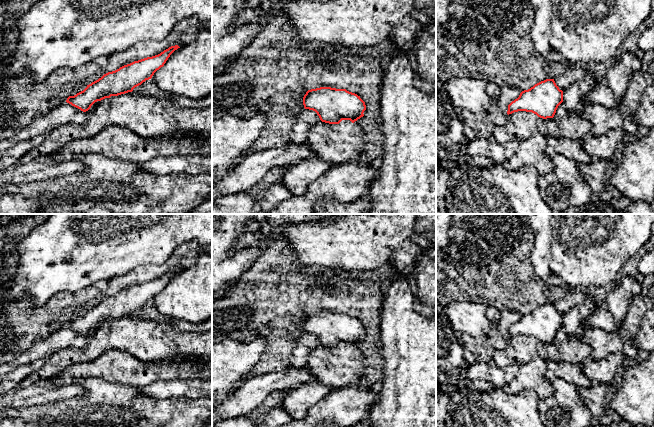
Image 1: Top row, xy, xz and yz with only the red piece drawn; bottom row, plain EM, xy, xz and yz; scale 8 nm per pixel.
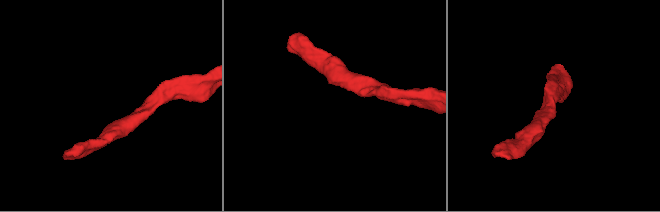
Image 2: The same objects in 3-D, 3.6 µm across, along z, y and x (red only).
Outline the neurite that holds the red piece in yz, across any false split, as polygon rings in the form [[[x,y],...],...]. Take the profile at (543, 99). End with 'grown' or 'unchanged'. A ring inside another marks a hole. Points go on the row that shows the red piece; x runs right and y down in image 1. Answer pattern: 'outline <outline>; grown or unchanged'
outline [[[546,79],[522,91],[519,97],[508,105],[507,114],[526,111],[543,119],[553,118],[562,102],[563,91],[559,89],[554,79]]]; unchanged

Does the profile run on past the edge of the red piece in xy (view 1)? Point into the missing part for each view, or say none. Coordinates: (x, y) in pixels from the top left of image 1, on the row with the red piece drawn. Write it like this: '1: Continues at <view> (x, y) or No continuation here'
1: No continuation here

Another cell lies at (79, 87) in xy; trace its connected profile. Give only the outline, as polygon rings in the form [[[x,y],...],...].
[[[195,17],[179,21],[167,37],[160,42],[139,42],[129,49],[115,53],[101,62],[102,70],[90,75],[85,81],[77,84],[70,96],[83,91],[89,84],[101,78],[108,72],[115,71],[120,67],[147,57],[160,54],[171,46],[179,47],[193,43],[201,29],[212,31],[212,20],[200,21]]]

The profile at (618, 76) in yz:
[[[624,52],[608,69],[603,81],[611,90],[617,103],[620,103],[625,96],[631,76],[641,70],[641,58],[630,52]]]

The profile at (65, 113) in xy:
[[[64,102],[49,114],[34,120],[27,127],[18,130],[12,138],[15,142],[25,141],[49,132],[68,123],[82,124],[88,119],[85,112]]]

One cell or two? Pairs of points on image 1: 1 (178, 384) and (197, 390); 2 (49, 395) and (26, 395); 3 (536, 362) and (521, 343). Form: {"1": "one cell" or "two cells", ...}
{"1": "one cell", "2": "one cell", "3": "two cells"}

